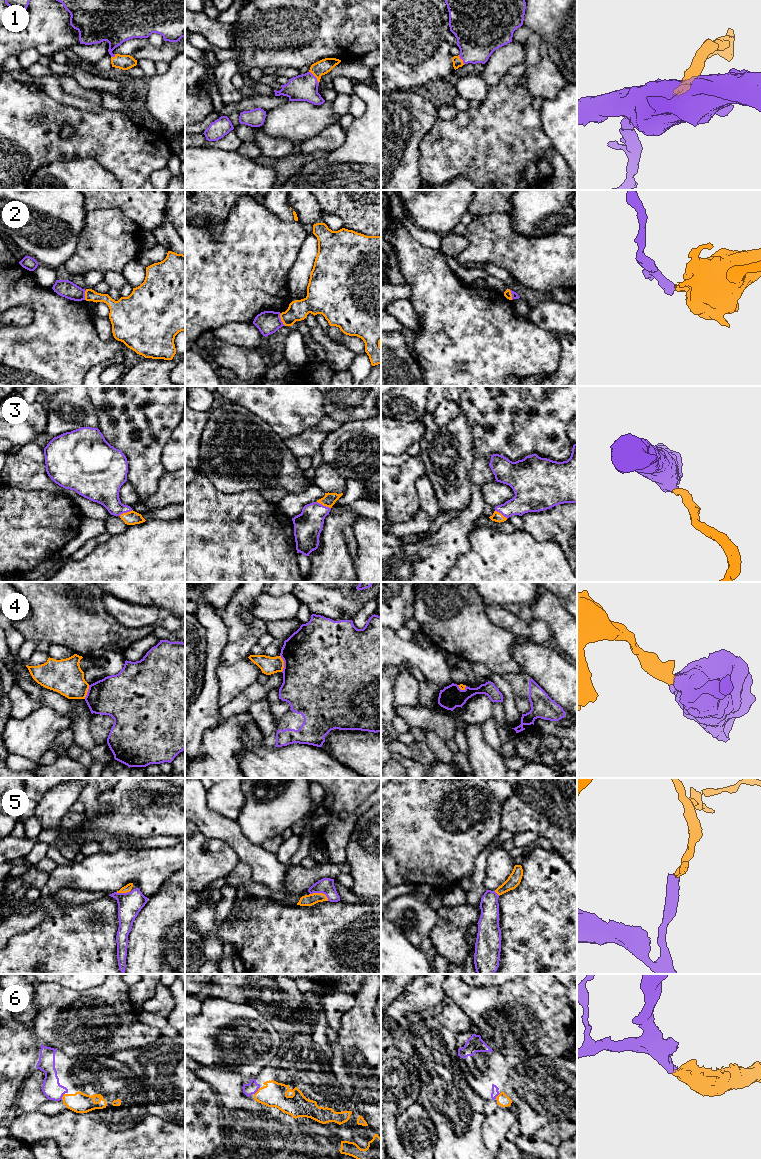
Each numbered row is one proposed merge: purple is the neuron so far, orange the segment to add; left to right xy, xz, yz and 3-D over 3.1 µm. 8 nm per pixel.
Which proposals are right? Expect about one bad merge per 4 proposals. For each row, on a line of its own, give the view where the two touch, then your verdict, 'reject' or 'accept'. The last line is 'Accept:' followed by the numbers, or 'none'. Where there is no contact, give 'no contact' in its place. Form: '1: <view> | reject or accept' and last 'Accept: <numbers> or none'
1: xz | accept
2: xz | reject
3: xz | accept
4: xz | reject
5: xz | accept
6: xz | accept
Accept: 1, 3, 5, 6

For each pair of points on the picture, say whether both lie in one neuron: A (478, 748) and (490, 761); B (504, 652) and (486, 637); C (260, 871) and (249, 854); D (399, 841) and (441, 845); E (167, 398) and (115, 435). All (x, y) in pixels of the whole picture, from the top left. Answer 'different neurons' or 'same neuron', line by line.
A: same neuron
B: same neuron
C: same neuron
D: same neuron
E: same neuron

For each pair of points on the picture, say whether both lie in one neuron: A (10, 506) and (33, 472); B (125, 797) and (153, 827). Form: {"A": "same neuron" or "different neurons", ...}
{"A": "different neurons", "B": "same neuron"}

